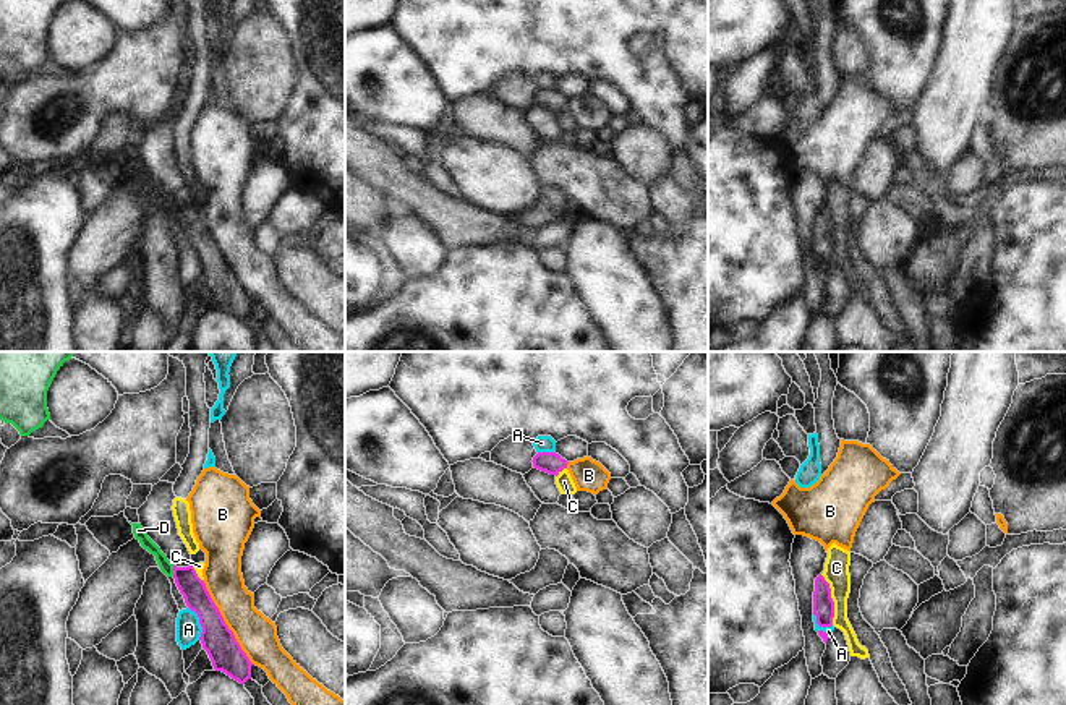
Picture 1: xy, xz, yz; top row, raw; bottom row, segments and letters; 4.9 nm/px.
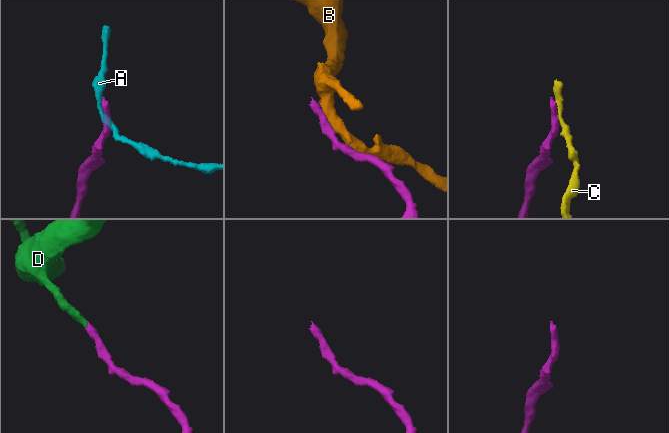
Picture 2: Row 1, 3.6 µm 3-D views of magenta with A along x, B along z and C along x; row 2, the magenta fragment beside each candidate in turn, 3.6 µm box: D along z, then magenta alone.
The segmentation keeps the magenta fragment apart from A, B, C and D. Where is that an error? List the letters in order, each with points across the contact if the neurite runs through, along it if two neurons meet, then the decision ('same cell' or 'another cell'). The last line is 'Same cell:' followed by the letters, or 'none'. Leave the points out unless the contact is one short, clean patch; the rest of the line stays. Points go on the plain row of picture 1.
A: border xy (188, 243), (198, 255), (201, 264), (200, 276); another cell
B: another cell
C: border yz (820, 211), (830, 226), (833, 261); another cell
D: way xy (196, 234), (174, 208), (166, 203); same cell
Same cell: D

